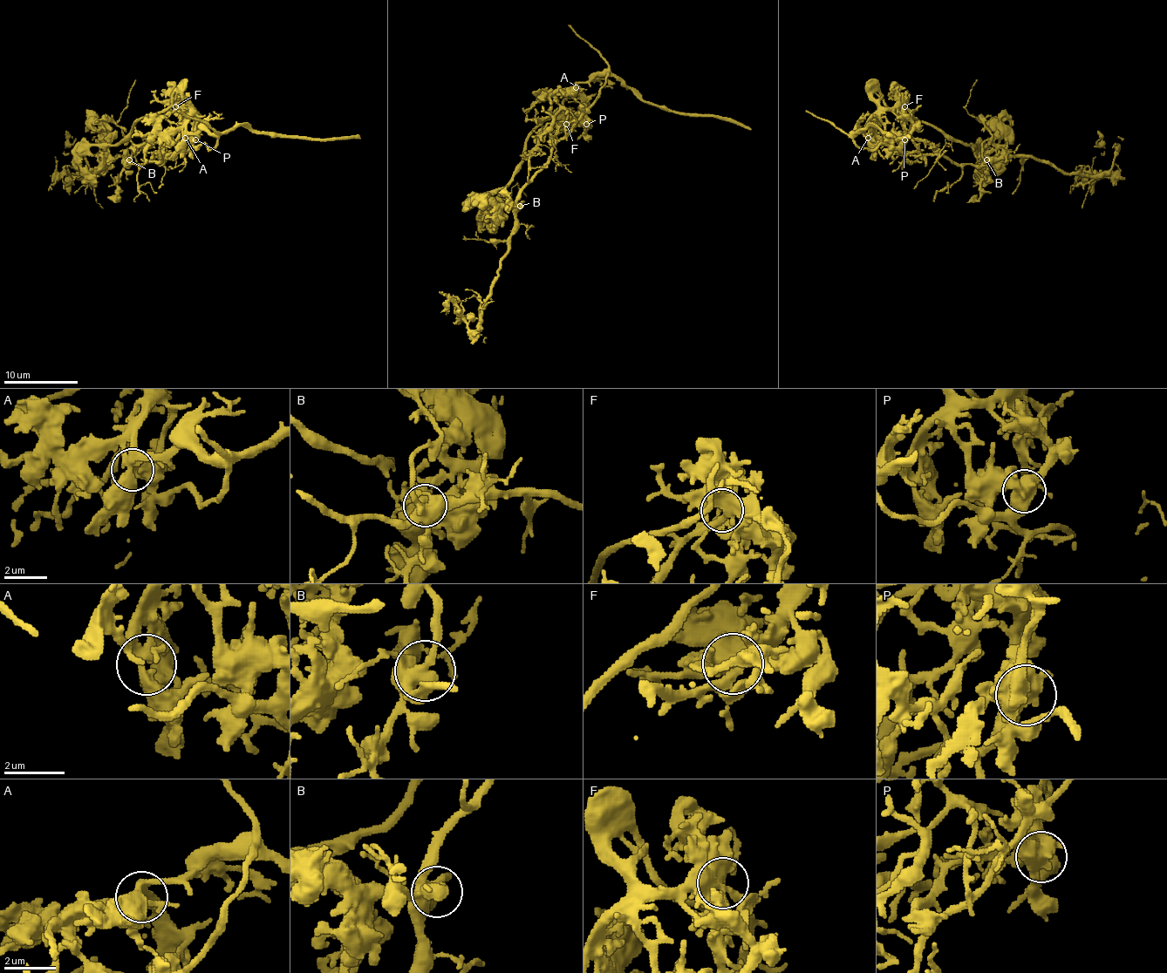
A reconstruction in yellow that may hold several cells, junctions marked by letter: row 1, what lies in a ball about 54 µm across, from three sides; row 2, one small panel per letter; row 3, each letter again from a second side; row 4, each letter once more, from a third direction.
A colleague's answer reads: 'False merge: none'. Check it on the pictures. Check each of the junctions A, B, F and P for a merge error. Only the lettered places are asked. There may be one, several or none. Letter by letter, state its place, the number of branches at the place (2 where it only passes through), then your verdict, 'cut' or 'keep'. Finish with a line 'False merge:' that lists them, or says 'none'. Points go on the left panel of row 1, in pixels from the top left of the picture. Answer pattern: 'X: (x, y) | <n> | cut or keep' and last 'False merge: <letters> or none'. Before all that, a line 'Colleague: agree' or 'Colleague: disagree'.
Colleague: disagree
A: (185, 138) | 4 | keep
B: (129, 159) | 5 | keep
F: (175, 106) | 4 | keep
P: (195, 139) | 3 | cut
False merge: P

